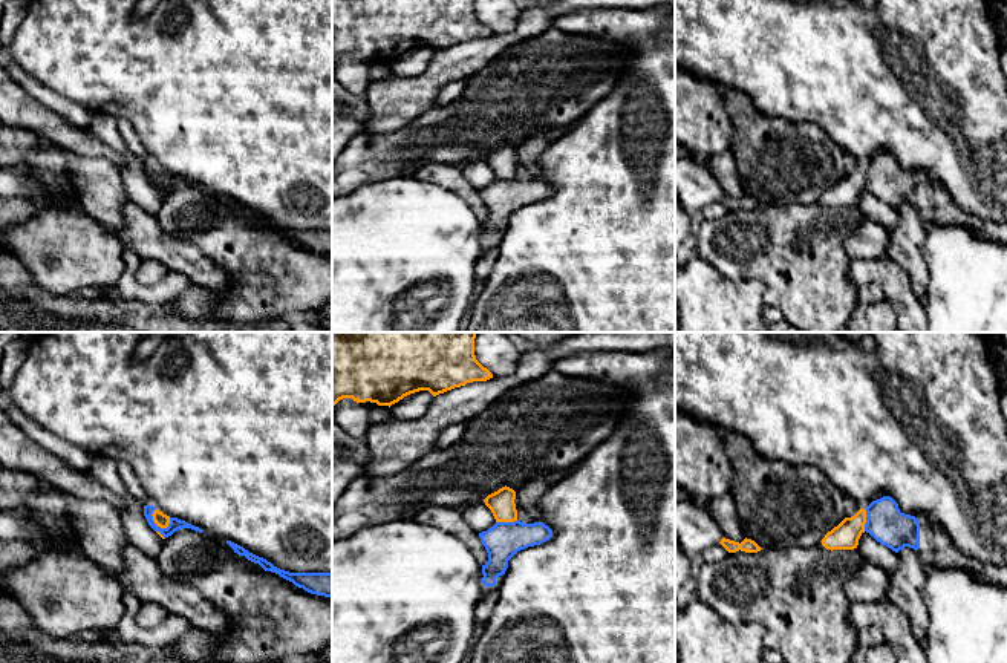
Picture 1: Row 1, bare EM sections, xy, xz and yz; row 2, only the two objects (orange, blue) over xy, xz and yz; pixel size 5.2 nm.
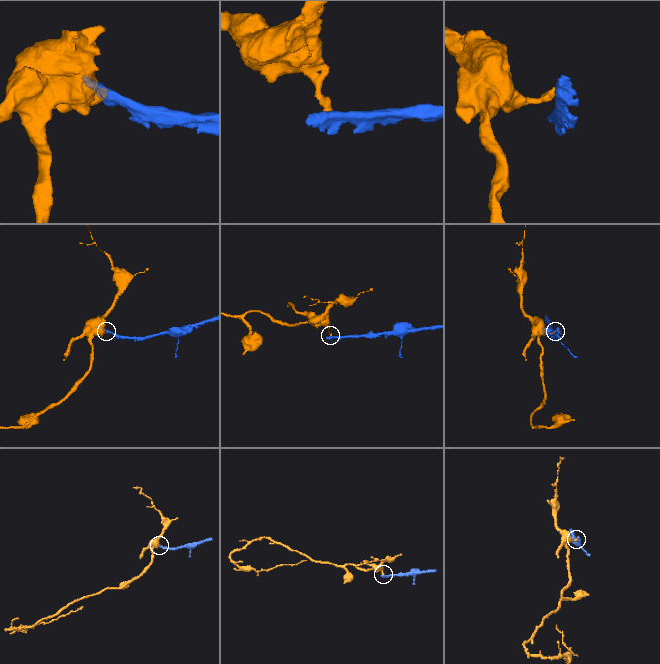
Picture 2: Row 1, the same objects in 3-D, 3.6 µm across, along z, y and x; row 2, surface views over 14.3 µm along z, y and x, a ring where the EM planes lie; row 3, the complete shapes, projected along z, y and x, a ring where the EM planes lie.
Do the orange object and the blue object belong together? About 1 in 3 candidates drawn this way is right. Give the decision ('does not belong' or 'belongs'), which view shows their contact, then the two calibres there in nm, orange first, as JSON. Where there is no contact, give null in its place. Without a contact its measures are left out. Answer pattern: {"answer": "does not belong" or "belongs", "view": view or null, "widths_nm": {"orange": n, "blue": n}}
{"answer": "does not belong", "view": "xy", "widths_nm": {"orange": 70, "blue": 70}}

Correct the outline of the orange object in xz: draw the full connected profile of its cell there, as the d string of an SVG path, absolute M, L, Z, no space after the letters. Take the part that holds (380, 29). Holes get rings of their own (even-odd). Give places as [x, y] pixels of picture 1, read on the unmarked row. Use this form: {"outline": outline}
{"outline": "M332 0L332 64L343 55L390 64L419 47L436 54L490 35L493 31L476 17L474 0Z"}

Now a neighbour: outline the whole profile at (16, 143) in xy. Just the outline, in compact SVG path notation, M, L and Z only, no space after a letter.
M0 121L0 168L21 164L34 149L40 147L41 141L31 129Z

